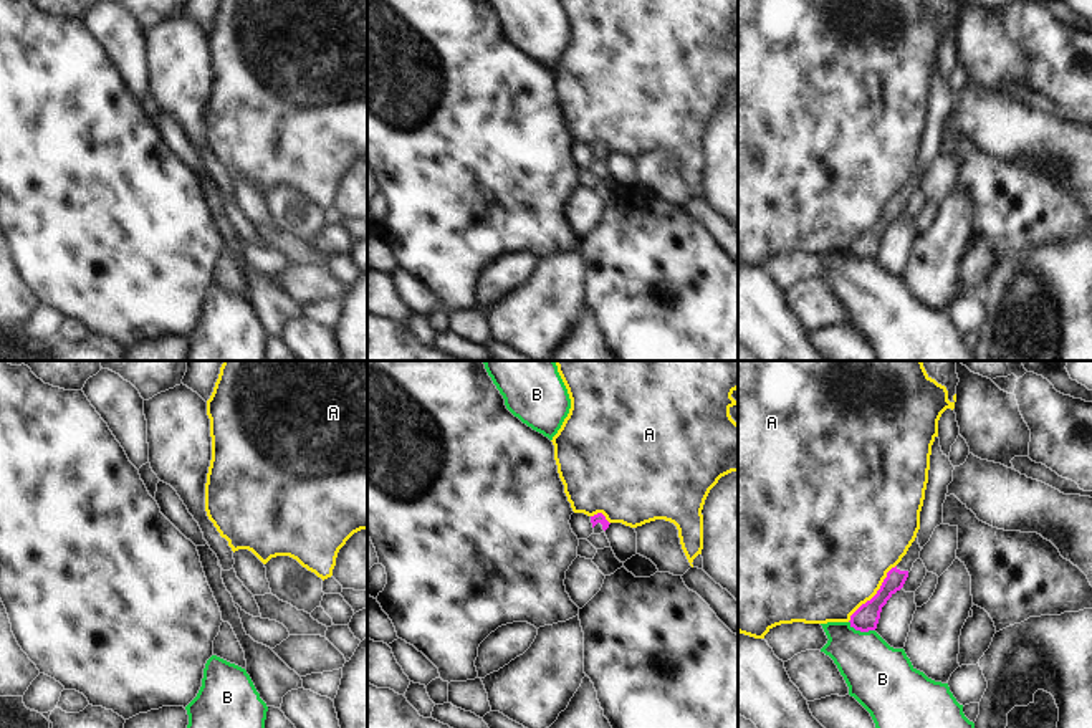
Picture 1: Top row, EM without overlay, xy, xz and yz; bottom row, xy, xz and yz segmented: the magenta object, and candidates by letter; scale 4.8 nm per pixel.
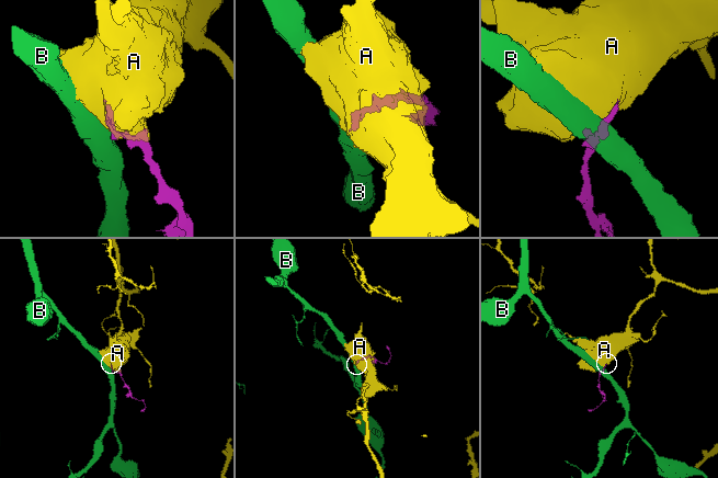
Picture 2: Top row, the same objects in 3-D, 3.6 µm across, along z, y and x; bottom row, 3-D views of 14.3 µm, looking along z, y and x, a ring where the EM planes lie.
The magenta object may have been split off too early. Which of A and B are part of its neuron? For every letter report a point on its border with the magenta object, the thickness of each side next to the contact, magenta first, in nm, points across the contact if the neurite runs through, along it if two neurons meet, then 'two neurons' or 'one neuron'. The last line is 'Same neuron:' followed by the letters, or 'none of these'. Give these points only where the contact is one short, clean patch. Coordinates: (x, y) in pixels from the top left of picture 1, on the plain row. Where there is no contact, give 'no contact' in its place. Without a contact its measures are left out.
A: meets magenta in yz at (876, 224); 120 nm thick on the magenta side, 480 nm on the other; two neurons
B: meets magenta in yz at (861, 260); 120 nm thick on the magenta side, 320 nm on the other; border along yz (849, 250), (856, 258), (874, 260); two neurons
Same neuron: none of these

